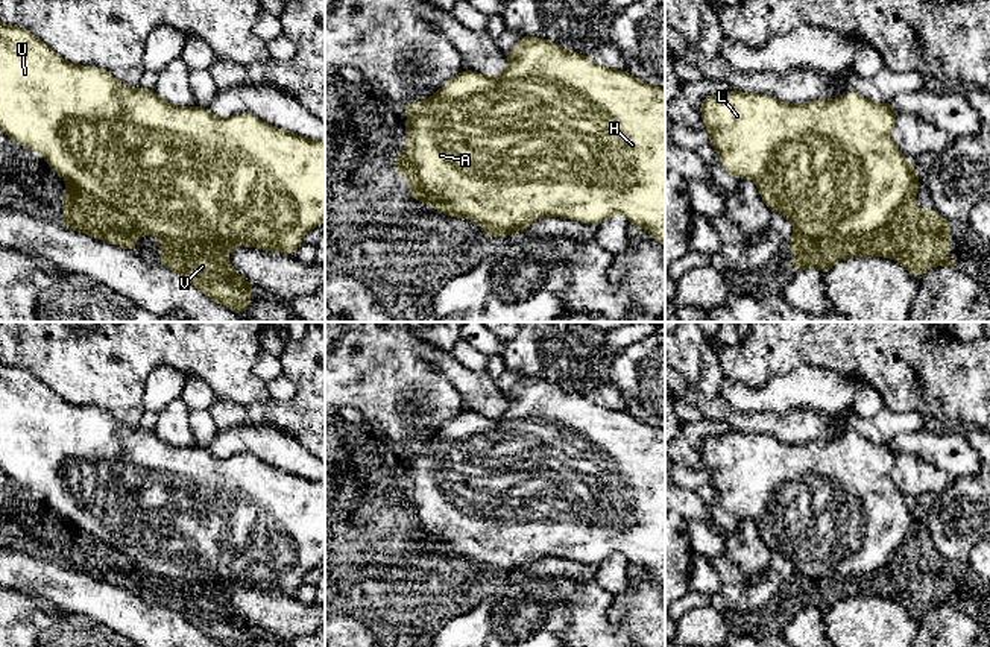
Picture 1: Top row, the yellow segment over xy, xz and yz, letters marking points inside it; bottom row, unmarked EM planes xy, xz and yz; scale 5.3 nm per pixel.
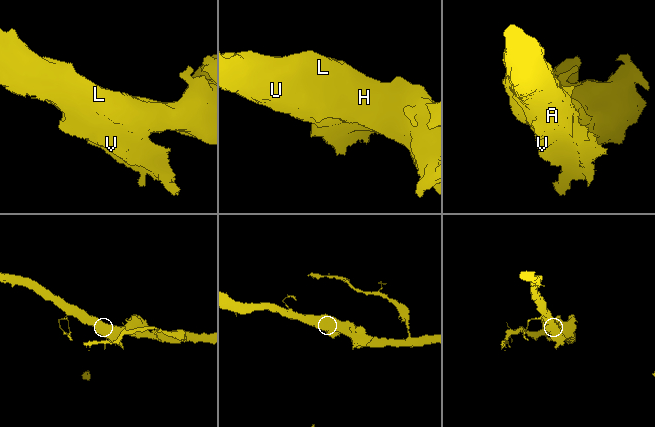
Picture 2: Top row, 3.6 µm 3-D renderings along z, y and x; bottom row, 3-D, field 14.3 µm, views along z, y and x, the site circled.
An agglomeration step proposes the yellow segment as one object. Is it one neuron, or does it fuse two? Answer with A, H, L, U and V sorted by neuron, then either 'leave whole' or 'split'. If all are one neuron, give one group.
groups A H L U V; leave whole

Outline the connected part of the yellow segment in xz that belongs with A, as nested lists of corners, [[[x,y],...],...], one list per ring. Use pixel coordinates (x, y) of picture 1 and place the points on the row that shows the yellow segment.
[[[521,36],[506,58],[509,64],[500,76],[484,76],[466,68],[448,80],[431,99],[413,102],[410,106],[401,105],[408,117],[404,125],[407,149],[396,158],[393,170],[405,176],[411,197],[449,217],[478,220],[489,238],[513,237],[542,217],[566,217],[600,225],[620,213],[630,225],[651,232],[665,248],[665,90],[641,82],[627,71],[606,68],[582,53],[569,52],[544,38]]]

